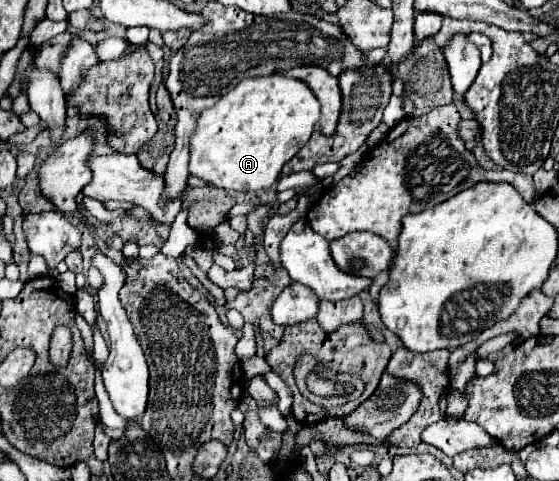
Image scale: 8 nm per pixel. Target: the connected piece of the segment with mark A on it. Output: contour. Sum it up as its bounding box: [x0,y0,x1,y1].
[189,73,319,193]

